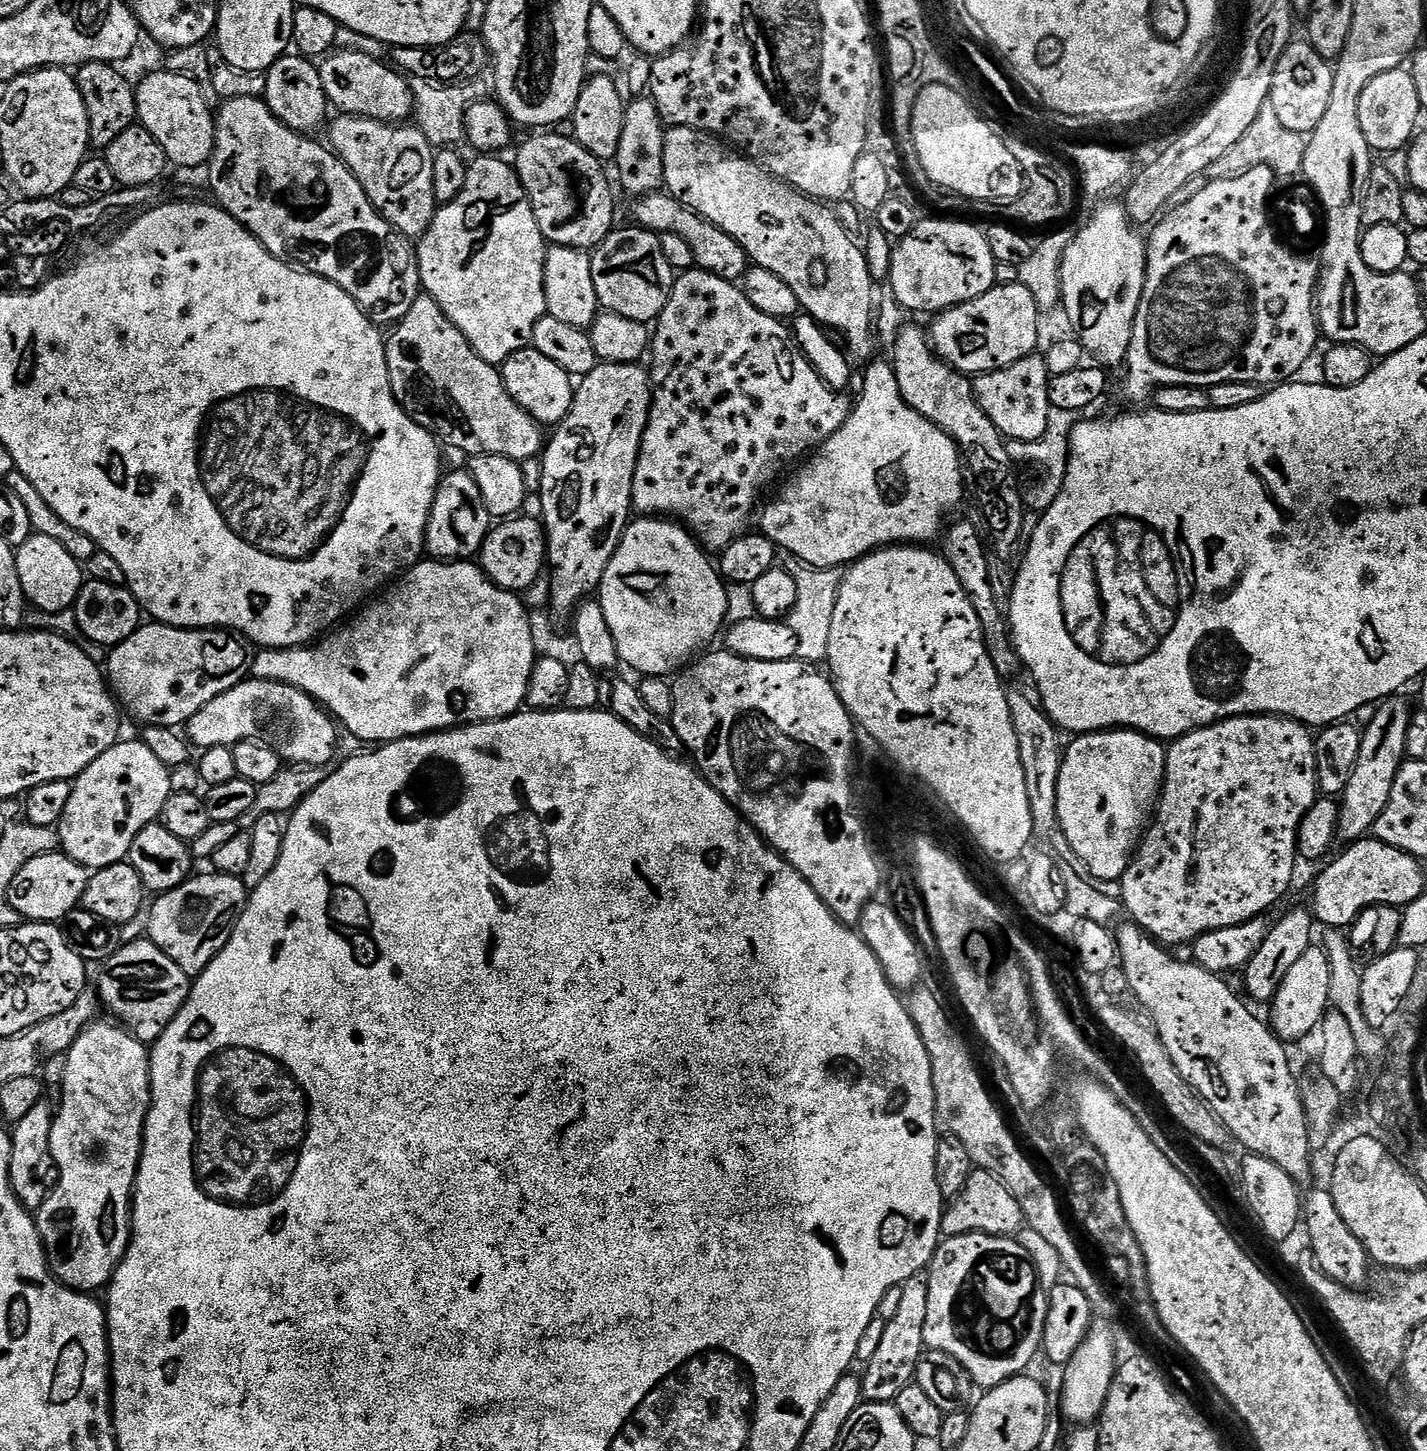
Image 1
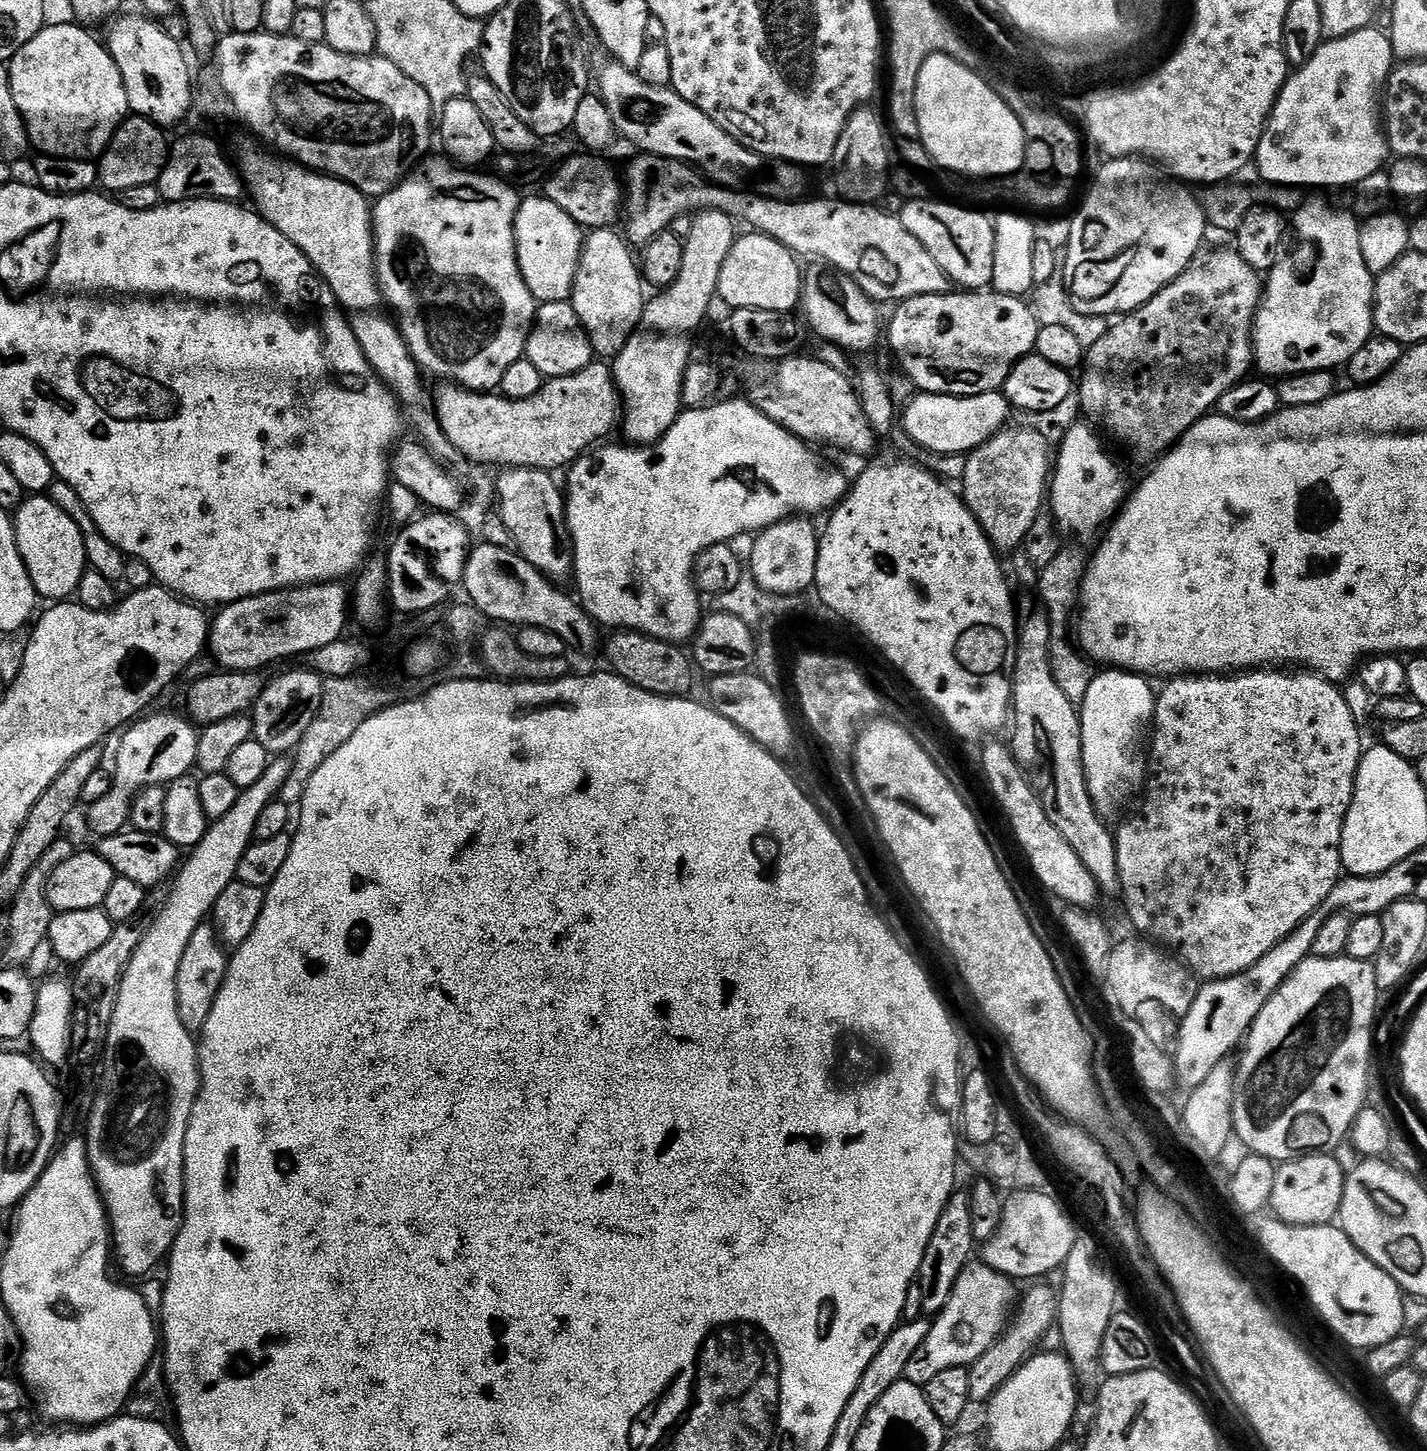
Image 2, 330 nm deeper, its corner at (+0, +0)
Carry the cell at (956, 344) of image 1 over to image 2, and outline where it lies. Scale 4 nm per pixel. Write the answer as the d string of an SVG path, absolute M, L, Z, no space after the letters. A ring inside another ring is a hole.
M953 290L947 296L911 296L909 300L903 301L900 308L892 316L888 324L888 344L892 347L894 355L900 359L904 367L903 375L912 381L913 385L921 393L935 392L938 396L973 396L974 394L986 394L1003 389L1010 370L1015 366L1017 360L1023 356L1031 356L1036 351L1036 339L1040 333L1041 326L1037 323L1036 314L1025 301L1019 296L1007 296L995 290Z

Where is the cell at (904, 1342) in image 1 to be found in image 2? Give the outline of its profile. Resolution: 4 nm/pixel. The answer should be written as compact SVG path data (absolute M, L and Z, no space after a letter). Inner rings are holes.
M963 1190L953 1192L942 1210L942 1218L938 1218L938 1226L934 1226L930 1246L926 1246L926 1254L922 1254L922 1266L916 1275L915 1287L918 1292L920 1288L922 1311L938 1314L944 1309L954 1290L954 1282L973 1259L972 1247L976 1248L978 1243L974 1236L972 1220L972 1202L969 1193Z

